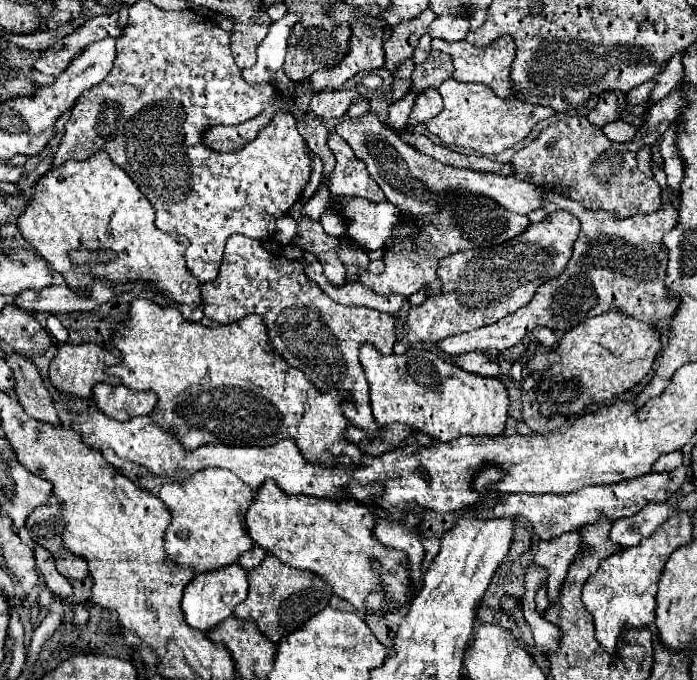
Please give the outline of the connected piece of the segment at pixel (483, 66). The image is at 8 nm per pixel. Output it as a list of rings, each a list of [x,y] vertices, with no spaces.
[[[500,36],[500,40],[494,40],[494,44],[488,44],[488,46],[474,46],[474,44],[468,44],[466,40],[460,40],[460,42],[446,42],[446,40],[432,40],[432,48],[436,50],[442,50],[442,52],[448,52],[454,60],[454,76],[458,82],[474,82],[474,84],[484,84],[488,86],[496,96],[500,96],[502,100],[512,100],[516,98],[514,94],[514,84],[512,84],[512,78],[510,78],[510,66],[512,66],[512,60],[516,56],[516,44],[512,42],[512,36]]]

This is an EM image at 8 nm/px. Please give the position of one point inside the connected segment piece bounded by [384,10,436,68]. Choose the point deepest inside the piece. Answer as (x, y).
(400, 44)

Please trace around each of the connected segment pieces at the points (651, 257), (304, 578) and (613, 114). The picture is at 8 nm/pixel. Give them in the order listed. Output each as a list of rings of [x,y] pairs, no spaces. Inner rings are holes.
[[[546,192],[544,212],[570,210],[582,224],[580,236],[574,244],[574,254],[562,274],[542,284],[530,304],[498,320],[496,324],[476,328],[464,334],[450,336],[440,340],[436,346],[446,354],[464,354],[464,352],[486,352],[486,350],[506,350],[514,346],[522,336],[526,336],[536,326],[546,326],[552,330],[570,330],[580,320],[600,316],[608,310],[622,308],[622,312],[650,322],[662,324],[662,334],[670,328],[672,316],[676,310],[652,310],[654,298],[668,298],[670,292],[664,284],[668,268],[668,250],[662,246],[662,236],[678,224],[678,208],[674,204],[662,204],[656,212],[634,214],[628,218],[614,218],[604,210],[586,210],[570,198]]]
[[[266,554],[266,558],[256,568],[248,570],[248,582],[248,596],[242,604],[236,606],[234,616],[242,620],[254,620],[262,634],[268,636],[274,644],[280,642],[282,636],[298,630],[320,610],[324,610],[334,594],[332,586],[328,586],[326,580],[322,580],[314,572],[292,568],[280,562],[274,554]]]
[[[612,91],[601,94],[598,104],[588,115],[592,124],[603,126],[620,118],[626,109],[625,94],[620,91]]]

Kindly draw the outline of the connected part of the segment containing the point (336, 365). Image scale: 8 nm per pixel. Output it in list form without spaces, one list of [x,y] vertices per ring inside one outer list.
[[[234,234],[226,242],[222,268],[216,280],[202,284],[204,314],[220,324],[232,324],[246,314],[260,314],[268,326],[268,336],[276,352],[290,364],[300,368],[314,386],[326,390],[348,390],[344,416],[364,428],[370,436],[380,428],[370,410],[368,382],[358,360],[358,348],[364,342],[374,344],[380,352],[392,354],[396,342],[394,318],[374,308],[340,306],[326,296],[320,286],[310,280],[304,266],[316,262],[312,252],[304,252],[300,260],[288,260],[282,254],[268,252],[260,240]]]

